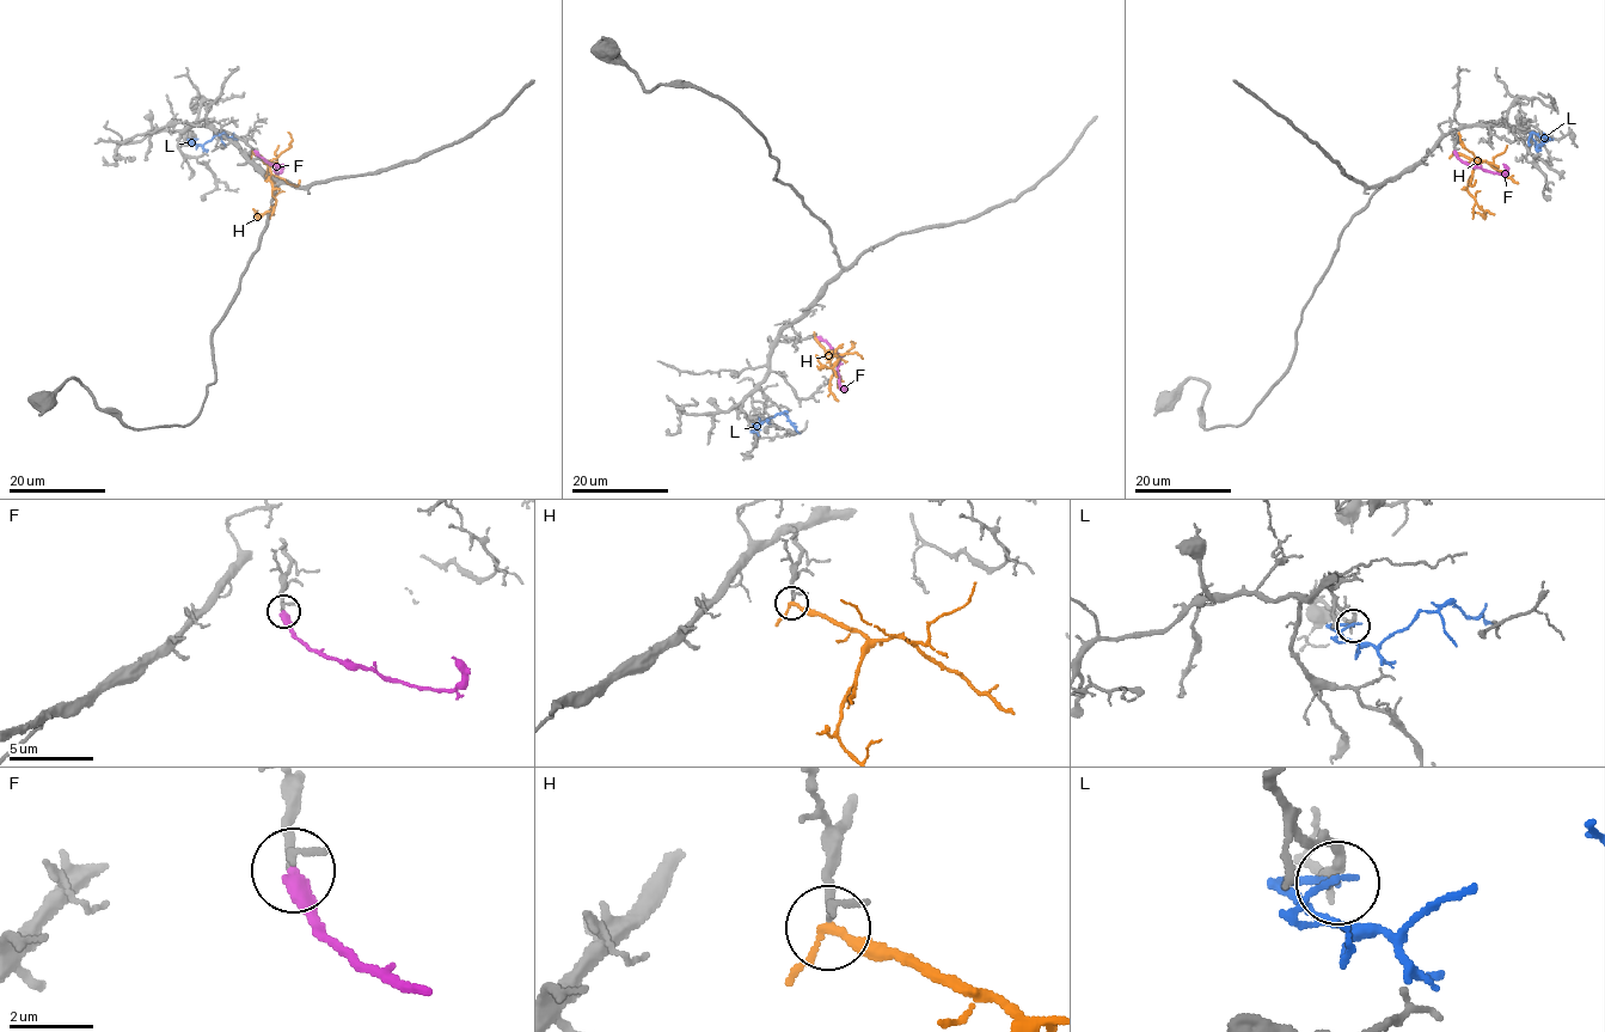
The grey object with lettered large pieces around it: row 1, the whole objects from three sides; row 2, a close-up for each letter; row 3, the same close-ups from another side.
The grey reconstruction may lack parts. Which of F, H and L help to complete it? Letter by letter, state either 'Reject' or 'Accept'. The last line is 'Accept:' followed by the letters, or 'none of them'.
F: Accept
H: Reject
L: Reject
Accept: F

